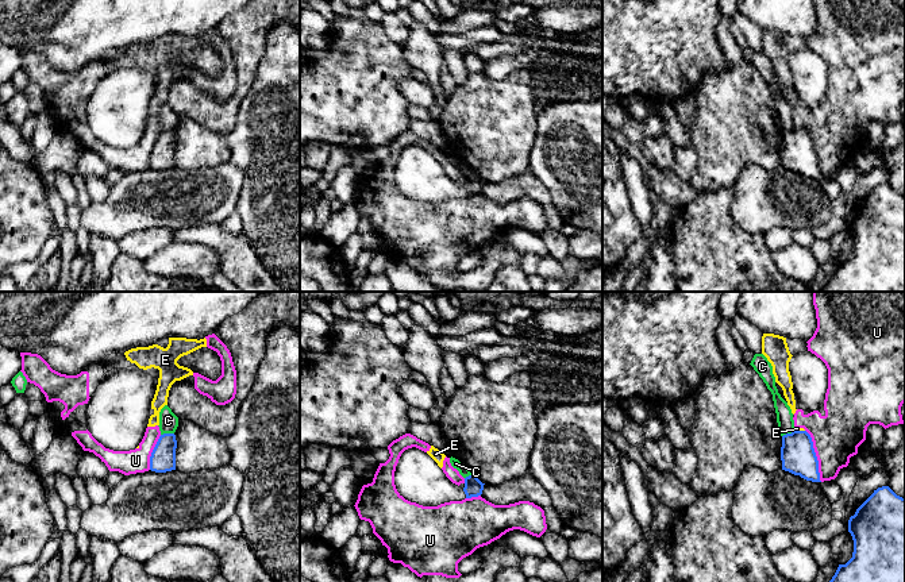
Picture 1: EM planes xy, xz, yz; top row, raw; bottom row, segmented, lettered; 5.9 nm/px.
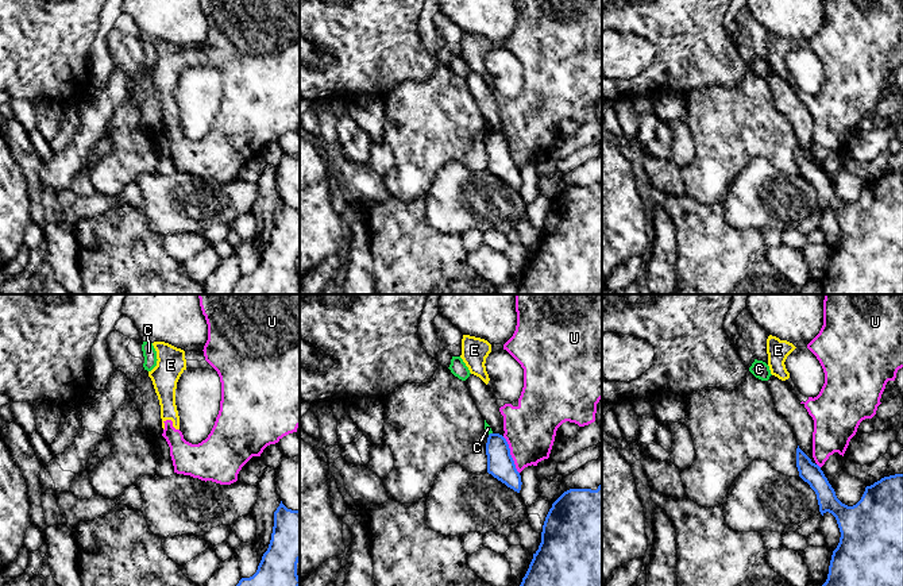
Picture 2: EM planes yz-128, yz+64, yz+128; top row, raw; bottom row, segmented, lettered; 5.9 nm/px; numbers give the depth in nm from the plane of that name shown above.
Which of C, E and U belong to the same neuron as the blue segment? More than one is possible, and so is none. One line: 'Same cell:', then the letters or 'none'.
Same cell: none

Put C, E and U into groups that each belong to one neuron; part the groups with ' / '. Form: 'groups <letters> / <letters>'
groups C / E U

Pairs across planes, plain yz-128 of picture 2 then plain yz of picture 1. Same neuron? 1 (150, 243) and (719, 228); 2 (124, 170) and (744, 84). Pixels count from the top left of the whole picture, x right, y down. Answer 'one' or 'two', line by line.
1: one
2: one

